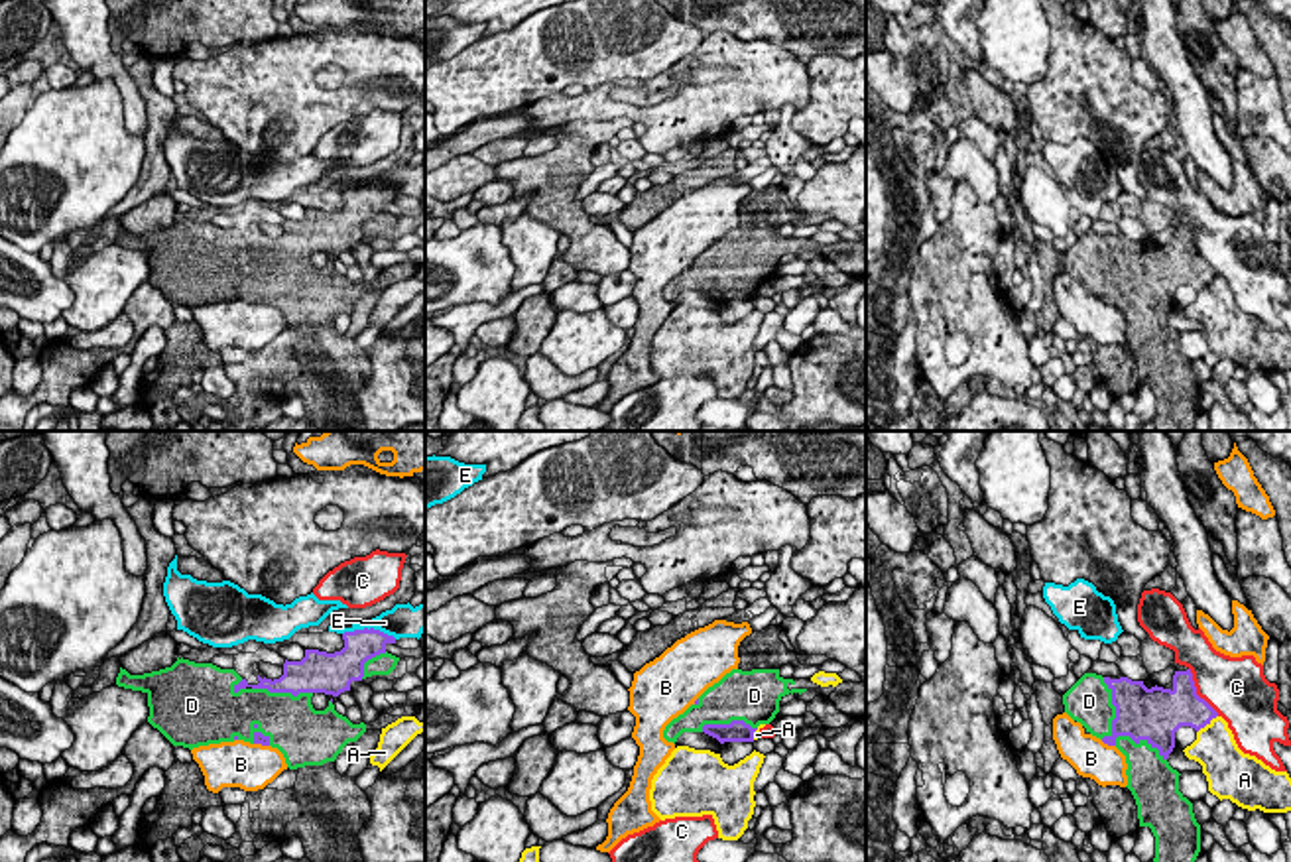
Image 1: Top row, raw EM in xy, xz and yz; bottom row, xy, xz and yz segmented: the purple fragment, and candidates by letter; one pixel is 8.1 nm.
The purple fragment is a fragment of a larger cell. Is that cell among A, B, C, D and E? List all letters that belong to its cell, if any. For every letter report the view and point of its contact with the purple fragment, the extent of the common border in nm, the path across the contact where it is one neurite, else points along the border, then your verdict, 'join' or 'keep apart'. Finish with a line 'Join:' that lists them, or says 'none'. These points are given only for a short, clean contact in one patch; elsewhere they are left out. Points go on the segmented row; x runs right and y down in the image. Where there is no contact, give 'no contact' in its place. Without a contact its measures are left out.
A: contact yz (1207, 723); length 240 nm; keep apart
B: contact yz (1108, 744); length 140 nm; keep apart
C: contact yz (1195, 691); length 460 nm; keep apart
D: contact yz (1116, 711); length 500 nm; join
E: contact xy (370, 628); length 460 nm; keep apart
Join: D

